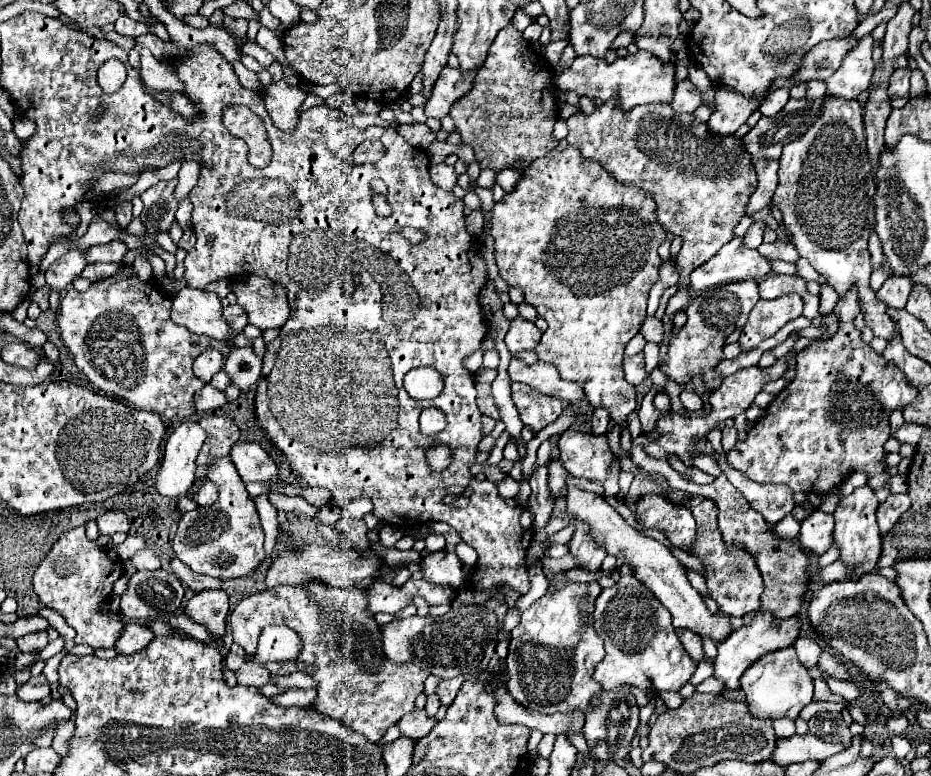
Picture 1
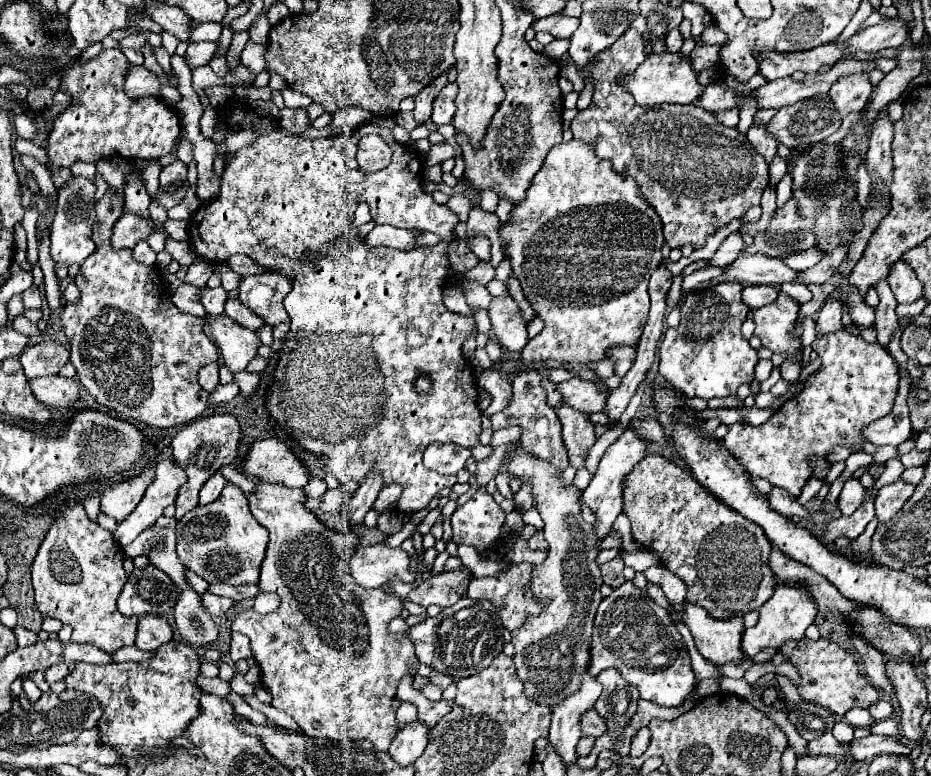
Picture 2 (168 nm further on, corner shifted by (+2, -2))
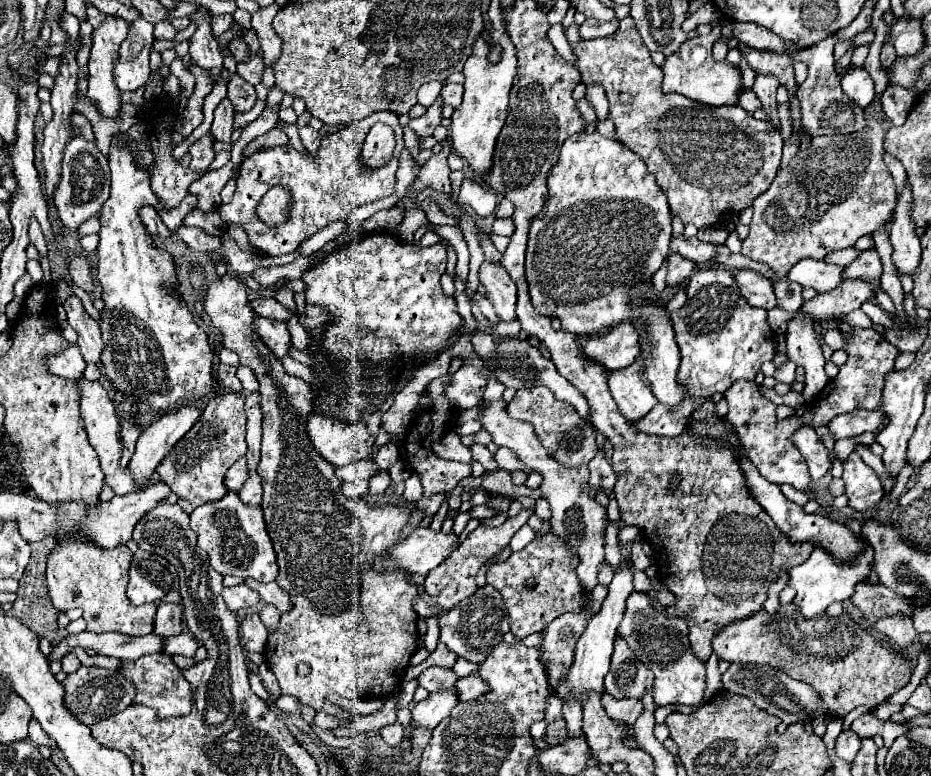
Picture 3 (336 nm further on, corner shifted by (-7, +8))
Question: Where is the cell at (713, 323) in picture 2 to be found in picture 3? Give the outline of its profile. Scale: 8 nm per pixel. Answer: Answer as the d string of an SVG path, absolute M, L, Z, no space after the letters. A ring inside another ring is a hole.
M699 269L691 275L687 283L687 301L679 311L671 313L671 323L675 329L675 339L681 351L681 365L677 373L677 381L687 385L687 399L677 407L667 407L663 403L657 403L653 411L649 411L641 421L633 423L637 431L655 433L655 435L681 435L683 429L689 423L689 417L693 411L701 407L703 401L707 401L715 391L725 391L729 383L735 383L737 379L753 381L759 373L761 365L765 361L771 361L775 357L775 333L771 331L767 323L767 311L751 307L745 297L735 287L735 279L731 271L725 269Z

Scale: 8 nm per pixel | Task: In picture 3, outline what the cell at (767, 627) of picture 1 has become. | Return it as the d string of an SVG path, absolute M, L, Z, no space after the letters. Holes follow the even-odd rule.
M863 533L859 535L859 541L863 543L863 551L857 555L855 563L841 563L831 553L827 553L823 547L815 547L811 557L801 567L791 569L791 579L787 585L797 591L797 597L793 603L797 603L797 607L807 619L825 613L825 609L835 601L849 599L855 593L855 587L869 577L871 563L873 563L873 547Z

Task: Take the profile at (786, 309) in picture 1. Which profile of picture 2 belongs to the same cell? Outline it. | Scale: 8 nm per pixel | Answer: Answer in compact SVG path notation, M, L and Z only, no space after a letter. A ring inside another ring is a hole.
M780 293L774 303L752 311L752 319L756 323L754 335L760 337L764 347L784 353L786 357L794 357L800 349L800 339L794 339L790 329L796 323L798 309L800 303L796 299Z

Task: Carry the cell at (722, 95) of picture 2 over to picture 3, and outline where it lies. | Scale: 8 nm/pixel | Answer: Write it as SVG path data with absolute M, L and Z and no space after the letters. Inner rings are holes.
M747 89L747 91L743 91L743 93L741 93L739 107L745 107L745 111L755 113L757 109L761 109L761 101L757 99L757 95L753 95L753 91L751 91L751 89Z

